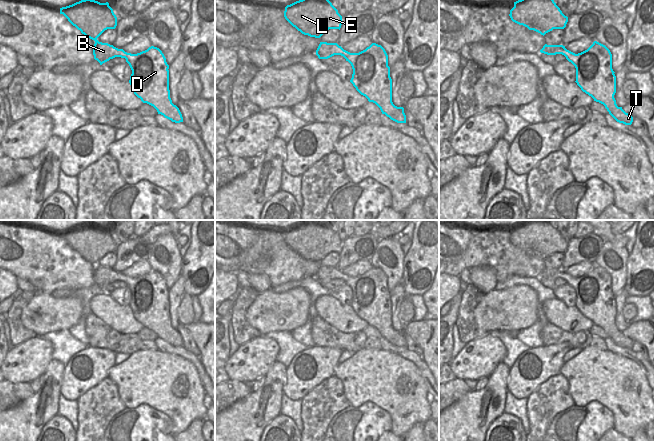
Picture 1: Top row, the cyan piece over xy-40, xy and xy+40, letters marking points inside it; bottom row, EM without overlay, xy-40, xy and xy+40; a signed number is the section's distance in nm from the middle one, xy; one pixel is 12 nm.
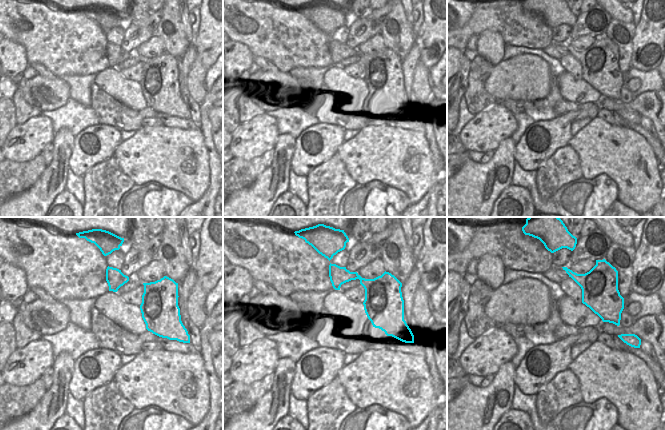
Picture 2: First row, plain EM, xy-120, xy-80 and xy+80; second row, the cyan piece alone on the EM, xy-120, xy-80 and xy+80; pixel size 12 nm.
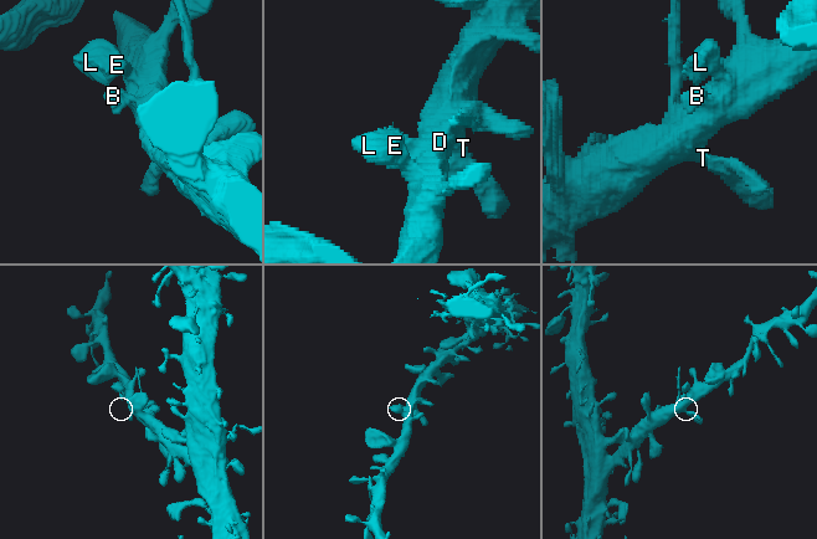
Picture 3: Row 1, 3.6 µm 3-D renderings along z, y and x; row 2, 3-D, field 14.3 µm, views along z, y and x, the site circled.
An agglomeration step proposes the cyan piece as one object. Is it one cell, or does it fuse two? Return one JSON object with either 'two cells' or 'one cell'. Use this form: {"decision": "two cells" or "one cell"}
{"decision": "one cell"}

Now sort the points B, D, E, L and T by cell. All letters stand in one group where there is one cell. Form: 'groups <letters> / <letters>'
groups B D E L T

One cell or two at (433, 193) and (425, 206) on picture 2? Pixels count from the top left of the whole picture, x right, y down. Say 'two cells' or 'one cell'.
one cell

